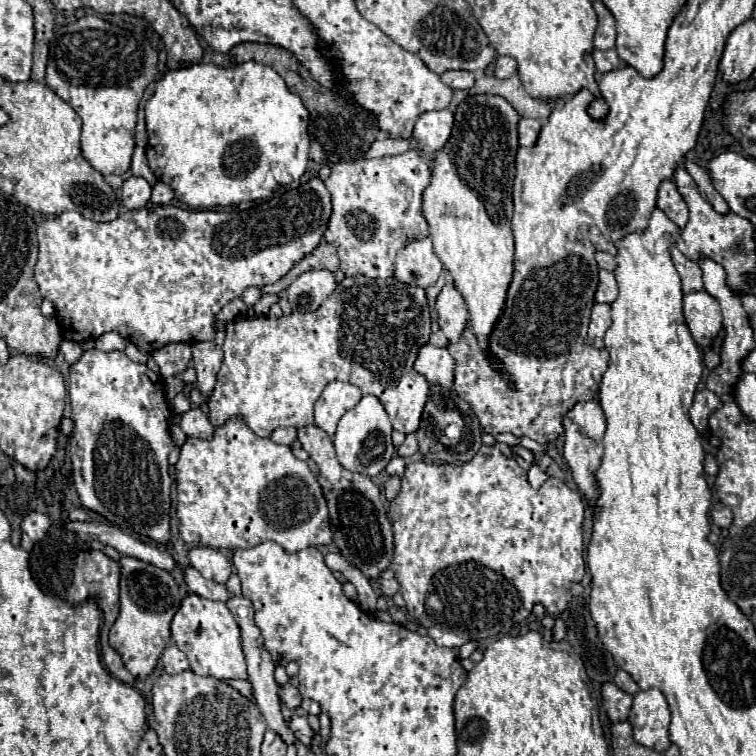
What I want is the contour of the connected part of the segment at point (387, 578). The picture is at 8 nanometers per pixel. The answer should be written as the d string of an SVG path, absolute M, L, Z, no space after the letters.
M385 569L381 575L381 591L387 597L393 597L399 591L399 581L395 579L395 575L391 573L391 569Z

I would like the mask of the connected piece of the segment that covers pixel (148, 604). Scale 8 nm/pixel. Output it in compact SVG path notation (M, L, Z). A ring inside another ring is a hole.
M121 557L121 613L109 631L109 645L121 655L129 673L143 681L151 675L163 649L171 640L171 619L183 599L179 587L169 571L135 557Z

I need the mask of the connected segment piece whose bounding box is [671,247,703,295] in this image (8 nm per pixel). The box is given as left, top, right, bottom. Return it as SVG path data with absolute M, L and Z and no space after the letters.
M677 247L671 249L673 255L673 263L681 275L683 281L683 293L693 293L693 291L701 291L703 289L703 277L701 277L701 267L693 261L689 261Z

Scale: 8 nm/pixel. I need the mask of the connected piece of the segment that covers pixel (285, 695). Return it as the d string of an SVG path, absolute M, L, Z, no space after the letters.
M291 685L281 687L281 699L287 703L289 709L295 709L301 705L301 693L299 693L299 689L295 689Z

